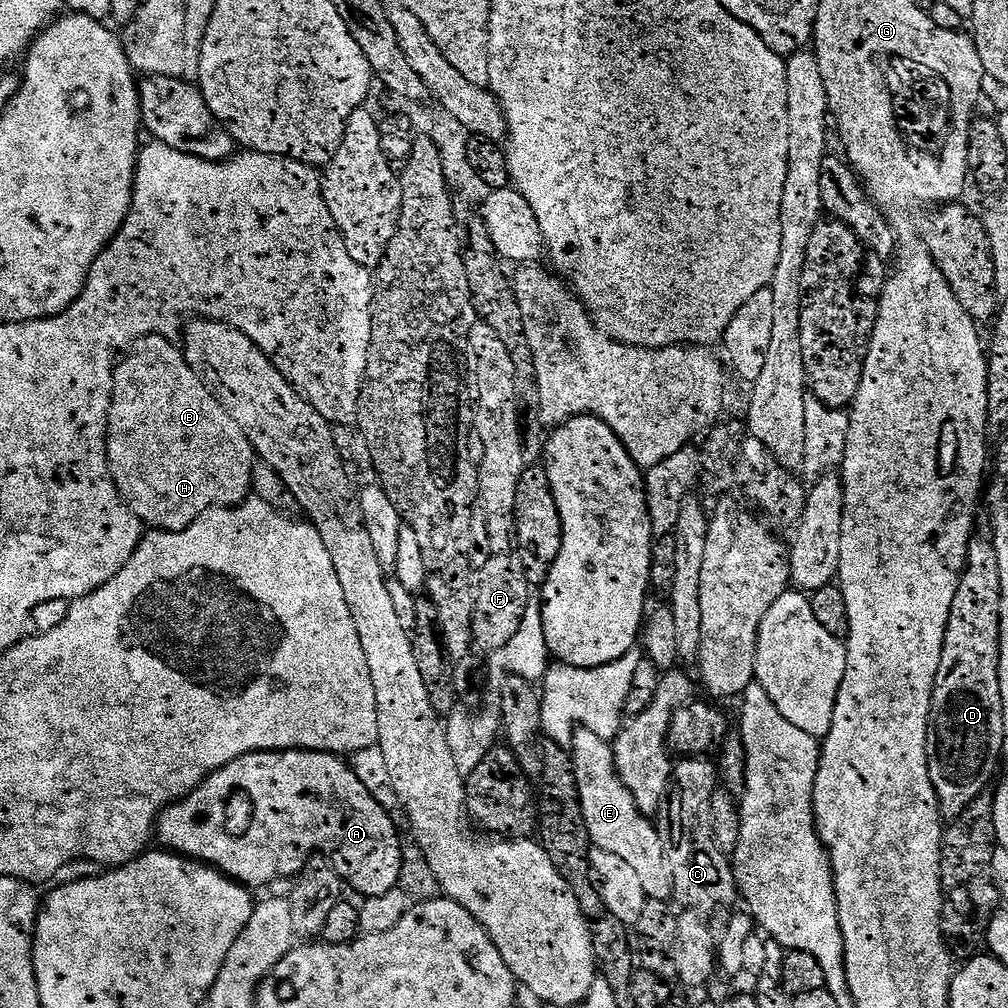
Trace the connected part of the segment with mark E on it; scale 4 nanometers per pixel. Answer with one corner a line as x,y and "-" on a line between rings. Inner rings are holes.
577,727
572,734
570,755
589,841
597,848
610,850
610,854
622,858
631,866
642,881
647,899
667,901
673,895
672,879
668,863
664,861
660,833
656,831
655,823
640,813
632,795
618,778
609,741
598,738
598,734
590,734
590,730

